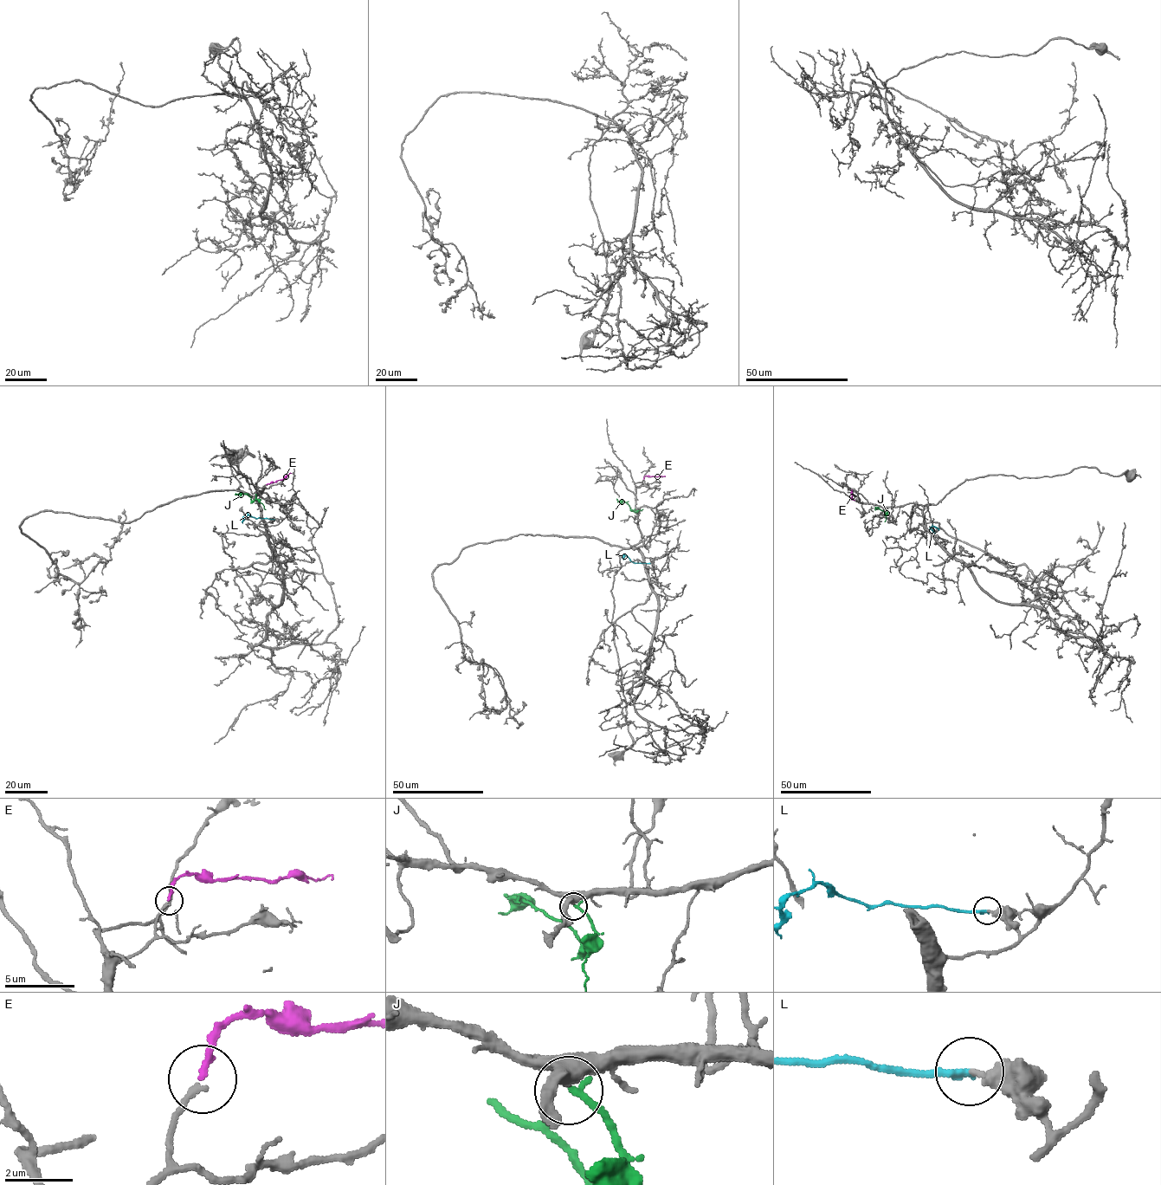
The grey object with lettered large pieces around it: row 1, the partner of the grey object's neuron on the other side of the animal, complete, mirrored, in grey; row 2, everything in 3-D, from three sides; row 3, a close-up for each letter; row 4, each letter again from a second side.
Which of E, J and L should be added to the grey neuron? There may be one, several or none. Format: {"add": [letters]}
{"add": ["E", "J"]}

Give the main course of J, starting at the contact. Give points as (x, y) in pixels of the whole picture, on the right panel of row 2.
J: (884, 508), (886, 514), (874, 508)

